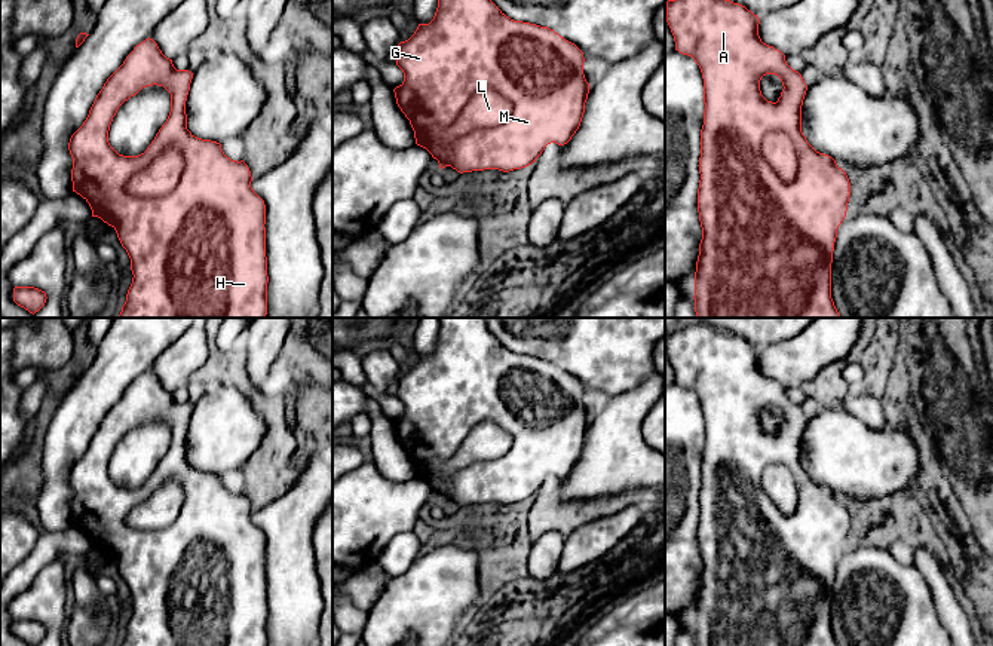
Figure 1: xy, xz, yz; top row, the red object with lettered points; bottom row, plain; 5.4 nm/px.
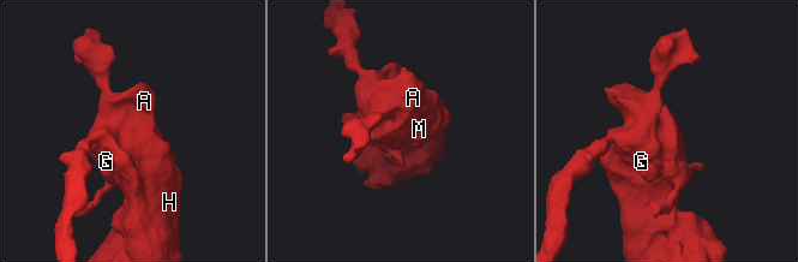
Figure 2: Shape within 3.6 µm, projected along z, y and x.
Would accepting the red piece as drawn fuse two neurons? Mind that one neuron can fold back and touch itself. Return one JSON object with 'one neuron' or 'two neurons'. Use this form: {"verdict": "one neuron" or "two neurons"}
{"verdict": "two neurons"}

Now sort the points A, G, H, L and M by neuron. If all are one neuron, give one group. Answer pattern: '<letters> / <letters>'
A G H M / L

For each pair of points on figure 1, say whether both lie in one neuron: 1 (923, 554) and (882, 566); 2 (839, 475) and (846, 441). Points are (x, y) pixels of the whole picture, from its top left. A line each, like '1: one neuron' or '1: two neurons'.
1: two neurons
2: one neuron

